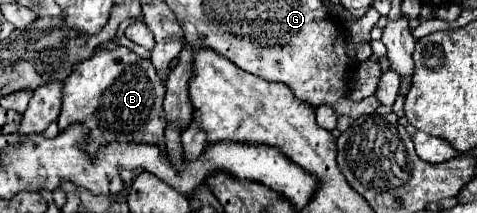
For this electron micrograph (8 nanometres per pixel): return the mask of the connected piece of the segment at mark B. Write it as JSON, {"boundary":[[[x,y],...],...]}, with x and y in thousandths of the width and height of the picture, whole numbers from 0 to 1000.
{"boundary":[[[264,221],[210,230],[189,277],[164,296],[134,380],[134,484],[122,549],[122,596],[138,606],[151,577],[180,587],[189,606],[189,671],[180,681],[189,737],[197,737],[222,662],[302,662],[323,681],[323,662],[340,643],[340,671],[327,681],[348,700],[348,559],[340,559],[344,446],[348,390],[331,362],[314,277],[302,277]]]}

